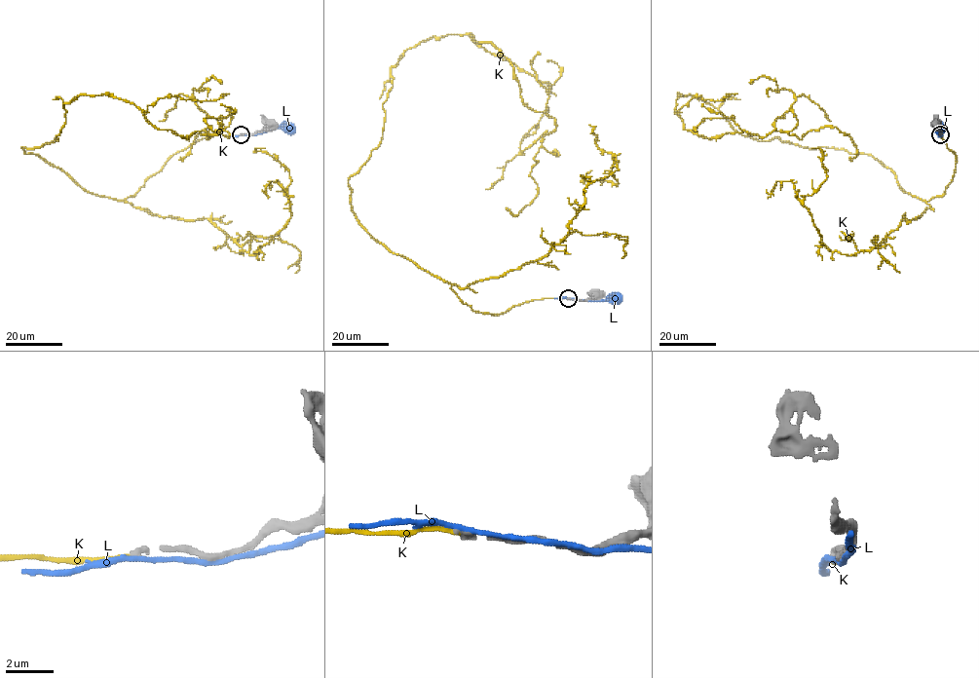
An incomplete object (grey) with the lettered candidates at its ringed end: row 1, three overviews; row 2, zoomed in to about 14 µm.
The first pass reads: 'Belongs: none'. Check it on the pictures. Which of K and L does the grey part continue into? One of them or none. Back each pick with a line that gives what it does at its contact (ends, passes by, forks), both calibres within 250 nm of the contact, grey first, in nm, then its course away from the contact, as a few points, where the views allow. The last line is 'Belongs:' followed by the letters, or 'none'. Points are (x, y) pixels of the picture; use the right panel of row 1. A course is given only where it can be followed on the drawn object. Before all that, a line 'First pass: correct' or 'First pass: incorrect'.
First pass: correct
Belongs: none

